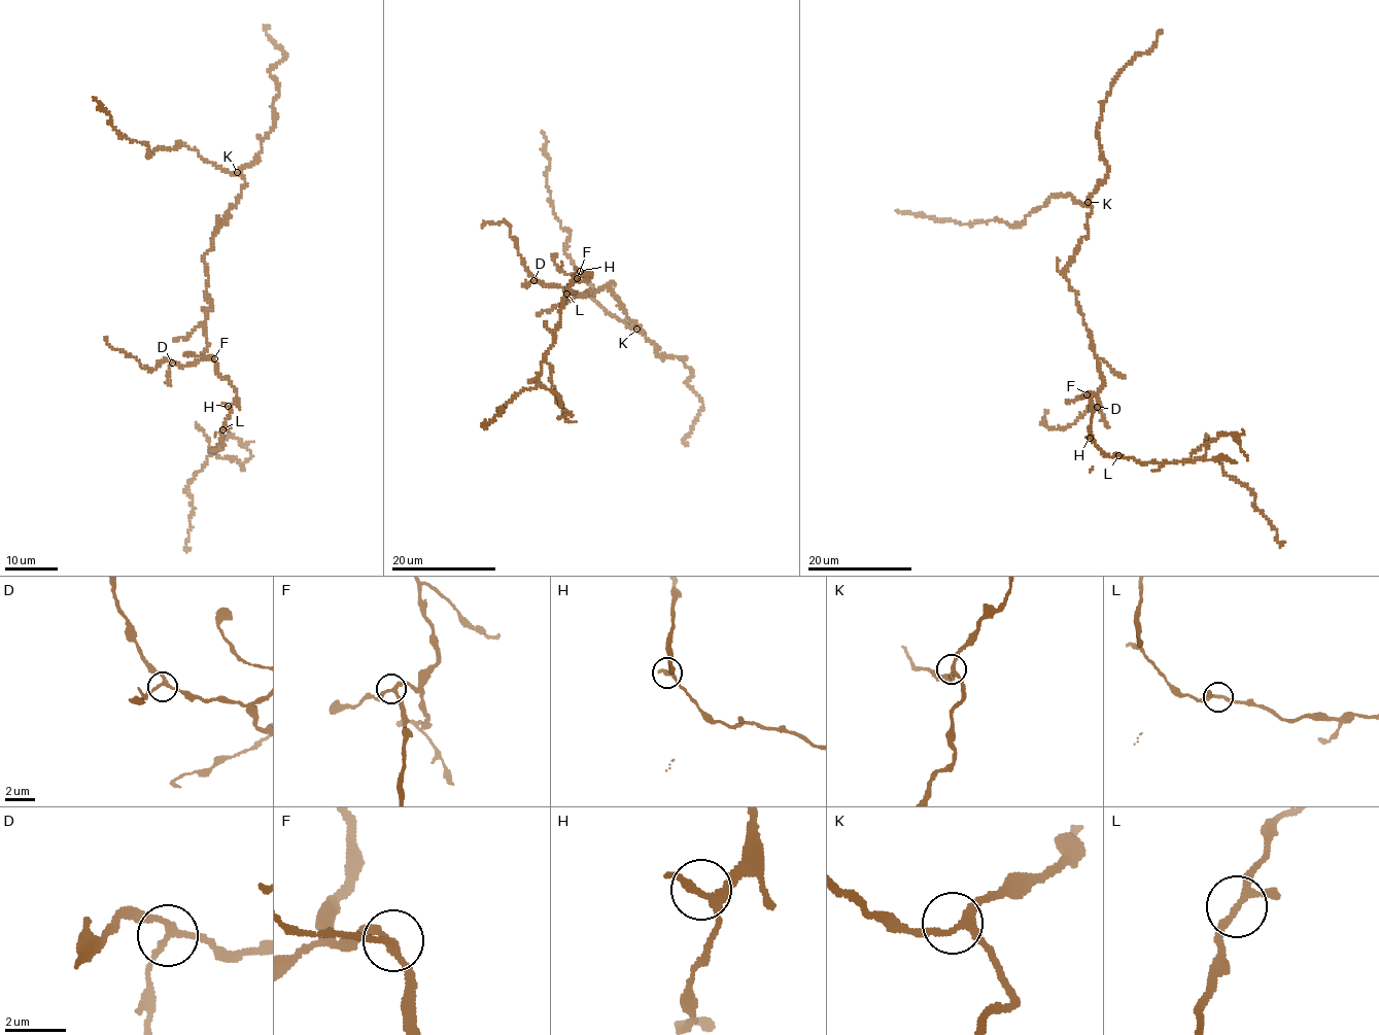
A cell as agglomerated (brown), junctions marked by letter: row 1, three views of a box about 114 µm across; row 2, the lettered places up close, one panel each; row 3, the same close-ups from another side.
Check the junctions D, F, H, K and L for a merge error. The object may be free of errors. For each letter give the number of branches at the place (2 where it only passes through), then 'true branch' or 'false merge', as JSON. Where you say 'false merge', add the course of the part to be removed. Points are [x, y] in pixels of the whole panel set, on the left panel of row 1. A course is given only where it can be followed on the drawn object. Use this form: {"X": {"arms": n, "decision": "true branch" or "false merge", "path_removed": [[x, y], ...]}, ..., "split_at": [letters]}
{"D": {"arms": 3, "decision": "true branch"}, "F": {"arms": 3, "decision": "false merge", "path_removed": [[213, 358], [190, 354]]}, "H": {"arms": 3, "decision": "true branch"}, "K": {"arms": 3, "decision": "true branch"}, "L": {"arms": 3, "decision": "true branch"}, "split_at": ["F"]}

